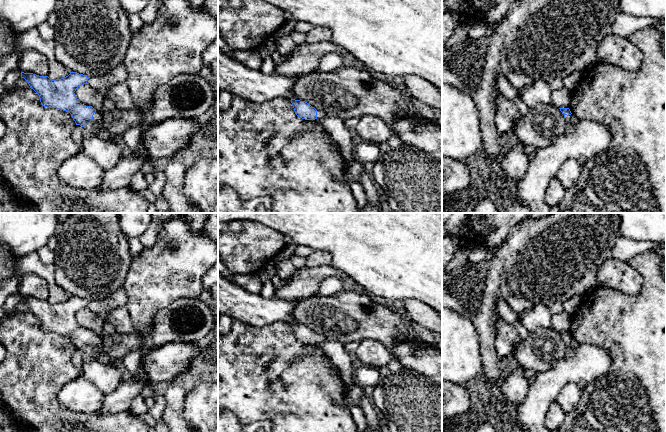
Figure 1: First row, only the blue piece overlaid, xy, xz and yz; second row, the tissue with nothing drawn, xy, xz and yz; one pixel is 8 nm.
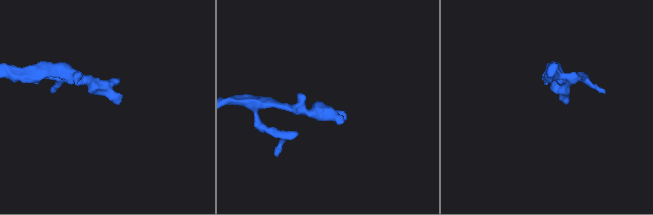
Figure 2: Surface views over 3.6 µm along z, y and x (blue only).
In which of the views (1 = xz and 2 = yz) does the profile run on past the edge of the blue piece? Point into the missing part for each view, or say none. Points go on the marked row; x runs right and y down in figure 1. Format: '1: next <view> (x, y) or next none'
1: next xz (320, 115)
2: next yz (584, 140)

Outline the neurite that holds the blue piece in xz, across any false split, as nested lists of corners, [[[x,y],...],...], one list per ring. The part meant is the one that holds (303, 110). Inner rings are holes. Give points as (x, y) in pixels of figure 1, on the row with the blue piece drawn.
[[[291,99],[291,103],[296,115],[299,118],[302,118],[305,120],[317,119],[320,121],[326,117],[326,114],[324,112],[317,111],[314,107],[312,107],[310,104],[308,104],[305,101]]]

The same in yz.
[[[569,108],[559,109],[565,118],[564,134],[553,144],[537,149],[537,152],[530,158],[524,178],[513,187],[514,195],[528,206],[532,213],[551,213],[551,207],[545,202],[545,191],[567,160],[576,159],[584,162],[591,159],[605,151],[612,140],[612,133],[607,126],[587,119],[581,119],[576,123],[573,121],[573,115]]]

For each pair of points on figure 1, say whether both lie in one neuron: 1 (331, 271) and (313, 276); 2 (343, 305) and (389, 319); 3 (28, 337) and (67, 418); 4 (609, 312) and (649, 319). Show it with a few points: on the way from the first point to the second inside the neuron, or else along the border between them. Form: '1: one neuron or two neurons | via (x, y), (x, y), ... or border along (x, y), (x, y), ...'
1: one neuron | via (327, 271), (317, 274)
2: one neuron | via (354, 316), (362, 319), (378, 319)
3: one neuron | via (34, 358), (34, 387), (46, 399)
4: one neuron | via (619, 319), (639, 319)

